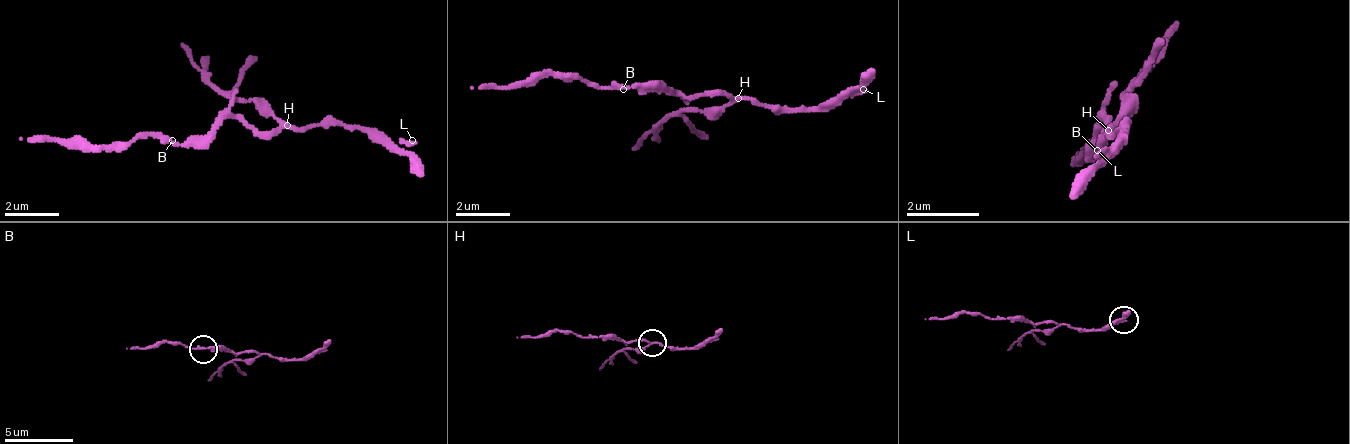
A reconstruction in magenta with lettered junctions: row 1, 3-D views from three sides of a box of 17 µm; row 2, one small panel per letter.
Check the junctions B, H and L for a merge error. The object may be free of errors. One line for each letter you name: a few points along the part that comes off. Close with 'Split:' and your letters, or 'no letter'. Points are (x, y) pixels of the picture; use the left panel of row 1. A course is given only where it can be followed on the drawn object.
H: (289, 126), (220, 93), (179, 44)
Split: H

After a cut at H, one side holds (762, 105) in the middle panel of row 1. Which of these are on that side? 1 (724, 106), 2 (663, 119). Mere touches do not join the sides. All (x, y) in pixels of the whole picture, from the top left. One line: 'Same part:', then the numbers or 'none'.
Same part: none

